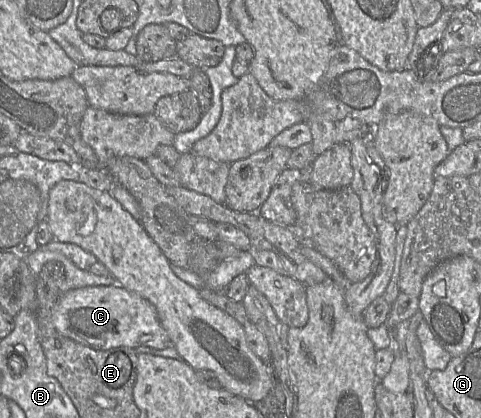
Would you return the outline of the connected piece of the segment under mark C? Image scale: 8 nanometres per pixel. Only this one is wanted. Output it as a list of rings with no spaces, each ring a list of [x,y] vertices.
[[[120,285],[83,287],[62,294],[54,306],[52,322],[62,335],[95,350],[140,346],[165,349],[170,345],[156,308]]]

